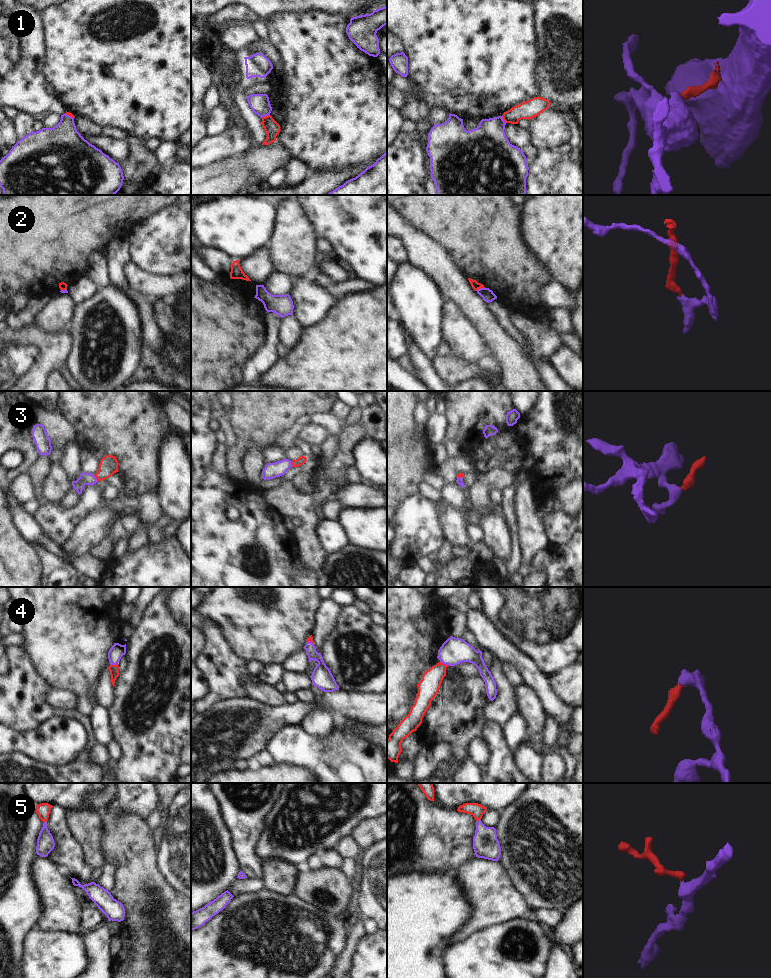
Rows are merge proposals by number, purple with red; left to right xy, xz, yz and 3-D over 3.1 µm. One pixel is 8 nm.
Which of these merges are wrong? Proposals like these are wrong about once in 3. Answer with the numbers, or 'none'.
1, 2

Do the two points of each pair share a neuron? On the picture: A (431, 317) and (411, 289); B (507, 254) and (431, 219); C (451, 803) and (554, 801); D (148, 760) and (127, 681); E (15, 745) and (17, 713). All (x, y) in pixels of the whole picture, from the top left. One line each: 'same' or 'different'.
A: same
B: same
C: different
D: same
E: different

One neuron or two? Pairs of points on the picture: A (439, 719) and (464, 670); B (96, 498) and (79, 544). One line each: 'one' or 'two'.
A: two
B: two

